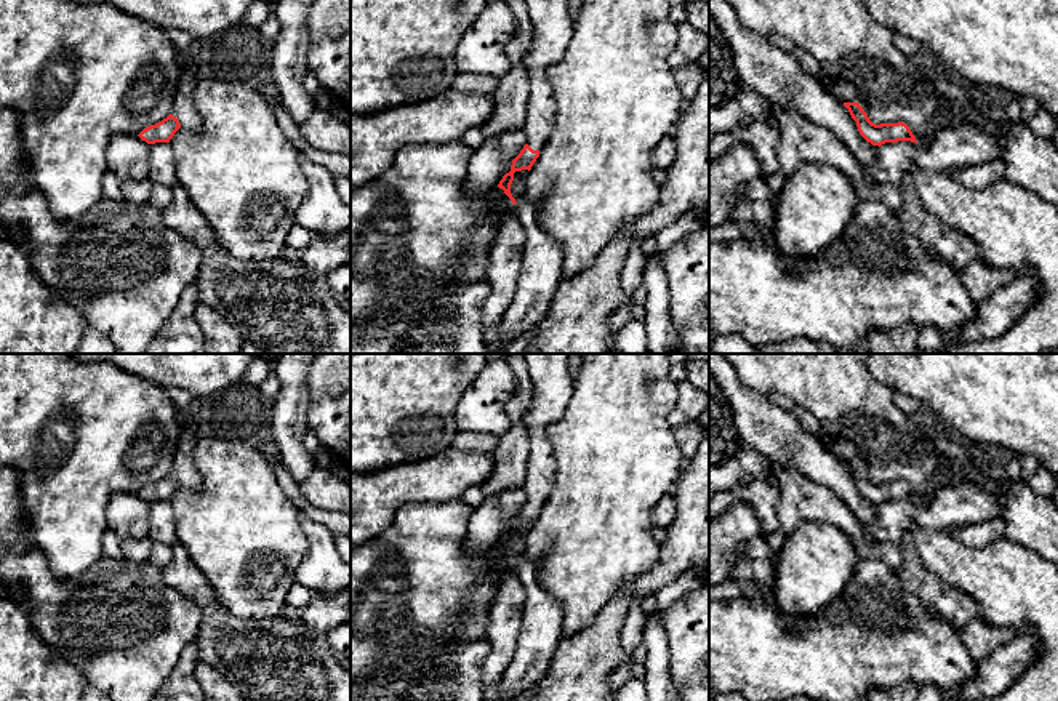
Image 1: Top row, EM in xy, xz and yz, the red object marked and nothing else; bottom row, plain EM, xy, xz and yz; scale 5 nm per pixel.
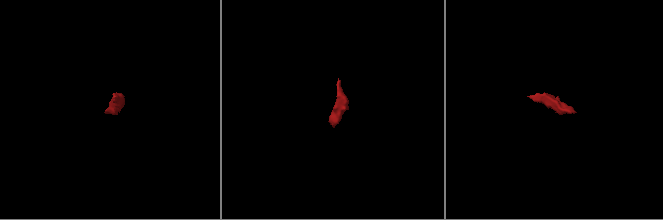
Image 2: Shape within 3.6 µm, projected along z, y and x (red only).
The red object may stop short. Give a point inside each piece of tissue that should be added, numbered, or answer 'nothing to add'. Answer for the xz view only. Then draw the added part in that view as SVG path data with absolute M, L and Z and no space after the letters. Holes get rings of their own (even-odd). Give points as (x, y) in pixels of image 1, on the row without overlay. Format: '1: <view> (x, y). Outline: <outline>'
1: xz (553, 384). Outline: M519 354L523 357L533 386L531 403L522 419L530 434L530 456L523 491L533 509L547 501L555 474L555 458L547 427L560 421L573 394L568 371L570 354Z

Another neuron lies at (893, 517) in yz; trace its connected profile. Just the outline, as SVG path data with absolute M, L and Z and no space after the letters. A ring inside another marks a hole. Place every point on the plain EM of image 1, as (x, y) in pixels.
M981 485L943 488L932 503L911 499L885 501L874 522L863 523L866 535L879 544L900 544L914 523L922 528L956 530L999 517L1002 503Z

